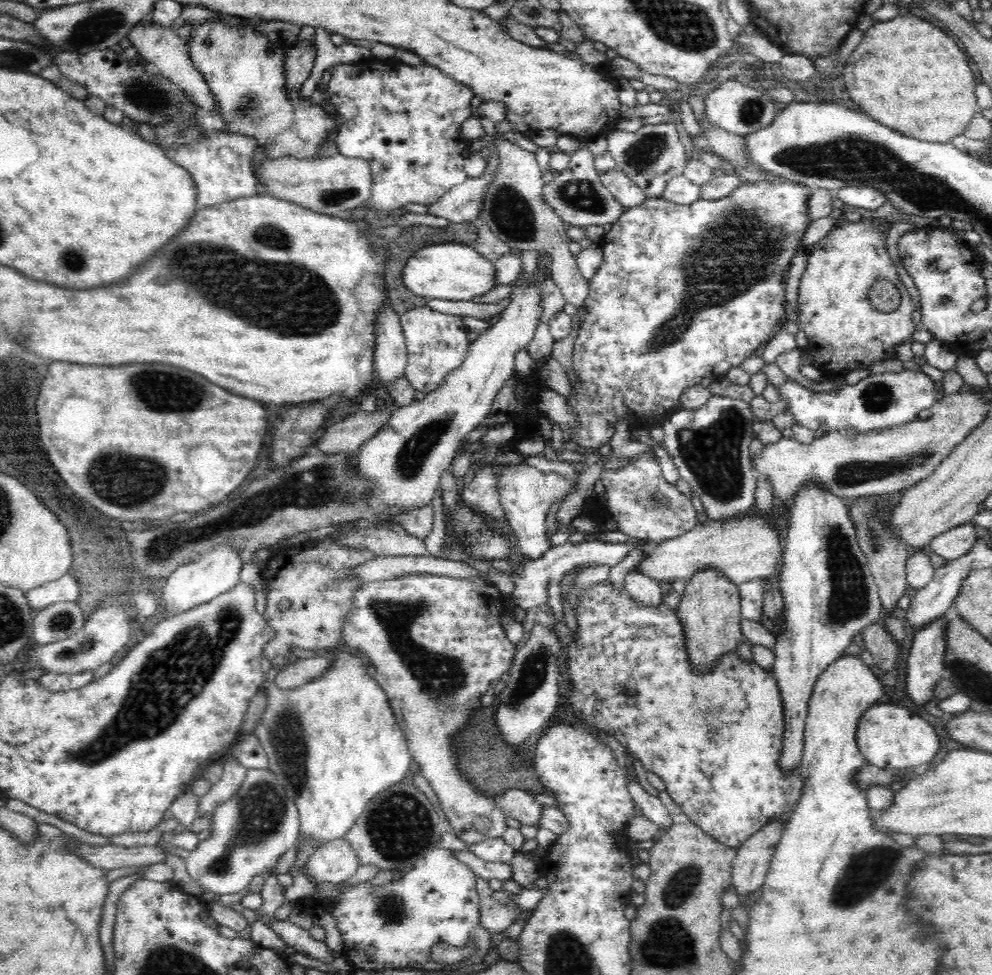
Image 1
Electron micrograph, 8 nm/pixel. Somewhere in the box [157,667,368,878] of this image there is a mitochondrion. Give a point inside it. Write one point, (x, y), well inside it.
(260, 813)

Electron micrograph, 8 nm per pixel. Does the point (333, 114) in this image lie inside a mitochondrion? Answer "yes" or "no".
no

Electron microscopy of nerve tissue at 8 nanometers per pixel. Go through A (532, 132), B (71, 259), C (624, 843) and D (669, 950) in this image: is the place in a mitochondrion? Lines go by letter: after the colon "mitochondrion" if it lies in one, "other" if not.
A: other
B: mitochondrion
C: other
D: mitochondrion

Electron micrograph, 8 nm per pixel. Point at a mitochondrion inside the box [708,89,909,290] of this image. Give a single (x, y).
(750, 112)

